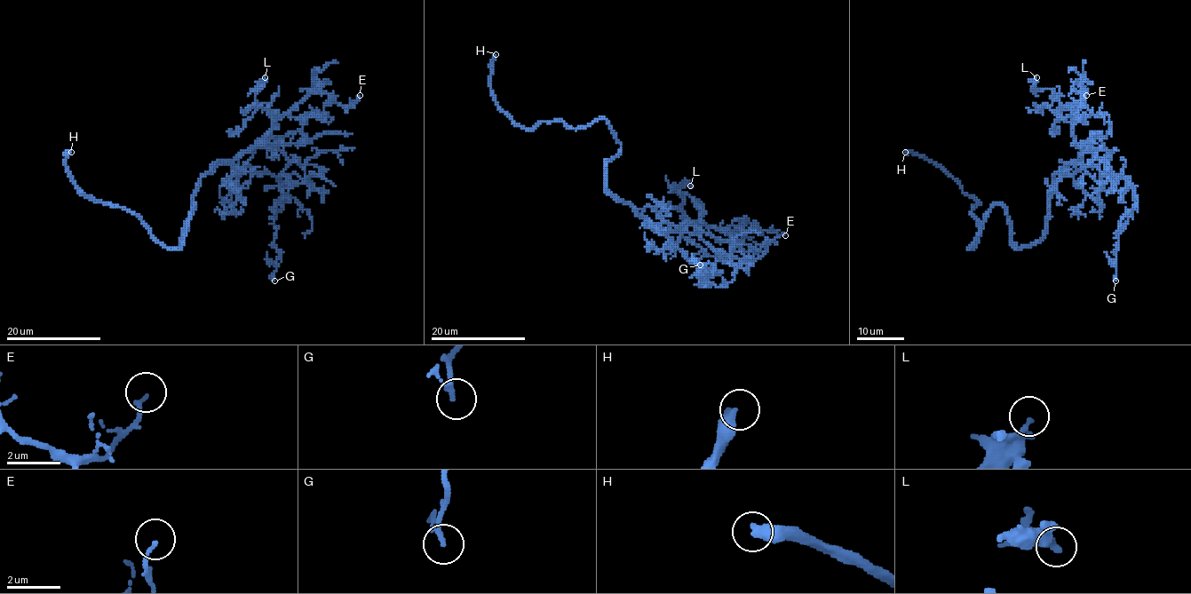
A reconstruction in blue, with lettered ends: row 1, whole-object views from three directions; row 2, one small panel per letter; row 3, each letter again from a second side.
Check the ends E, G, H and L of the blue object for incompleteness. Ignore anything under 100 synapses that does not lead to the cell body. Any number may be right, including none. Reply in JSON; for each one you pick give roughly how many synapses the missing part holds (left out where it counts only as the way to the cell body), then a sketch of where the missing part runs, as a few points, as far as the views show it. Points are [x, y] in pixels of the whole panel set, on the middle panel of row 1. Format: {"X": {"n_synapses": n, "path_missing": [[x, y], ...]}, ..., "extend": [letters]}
{"H": {"n_synapses": 300}, "extend": ["H"]}

